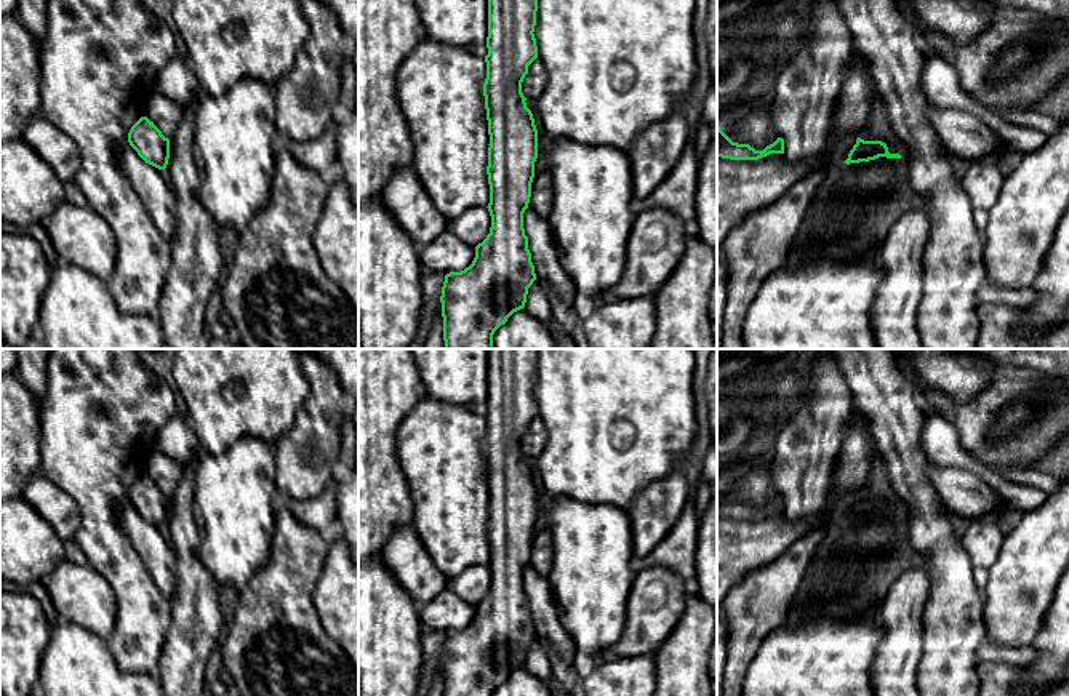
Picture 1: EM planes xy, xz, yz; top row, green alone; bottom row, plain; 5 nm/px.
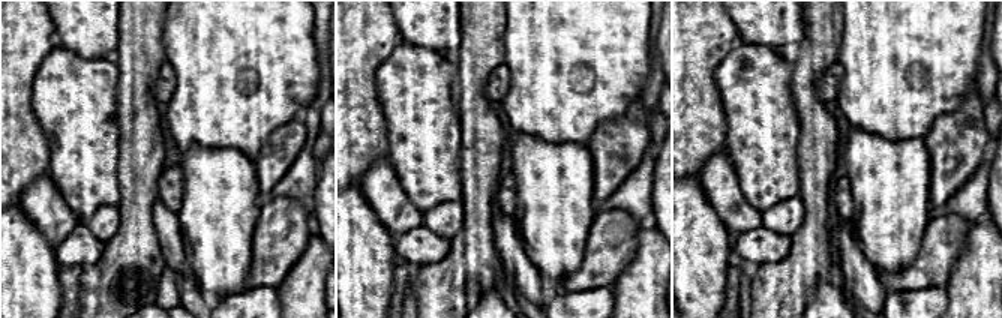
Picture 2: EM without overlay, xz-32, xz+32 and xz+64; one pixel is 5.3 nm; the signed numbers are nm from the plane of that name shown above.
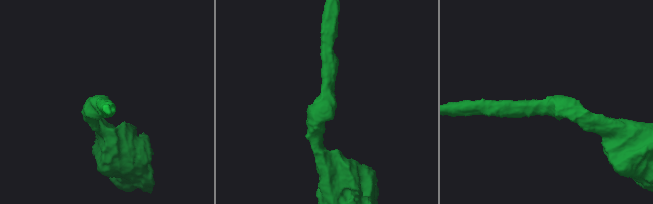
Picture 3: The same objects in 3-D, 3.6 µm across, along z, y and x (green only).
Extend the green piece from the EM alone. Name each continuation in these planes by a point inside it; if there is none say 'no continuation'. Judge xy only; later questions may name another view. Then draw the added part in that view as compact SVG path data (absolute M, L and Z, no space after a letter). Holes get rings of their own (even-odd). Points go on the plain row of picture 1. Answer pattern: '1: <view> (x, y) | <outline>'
no continuation

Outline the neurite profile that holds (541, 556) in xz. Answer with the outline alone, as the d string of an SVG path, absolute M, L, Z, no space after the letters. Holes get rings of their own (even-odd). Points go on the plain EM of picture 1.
M543 530L539 533L534 533L531 541L531 555L528 566L531 566L538 574L547 578L552 570L552 558L554 558L554 549L552 549L551 531Z

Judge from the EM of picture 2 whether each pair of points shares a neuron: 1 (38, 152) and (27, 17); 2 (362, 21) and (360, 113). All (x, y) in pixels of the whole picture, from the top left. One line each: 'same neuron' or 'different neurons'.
1: same neuron
2: same neuron

